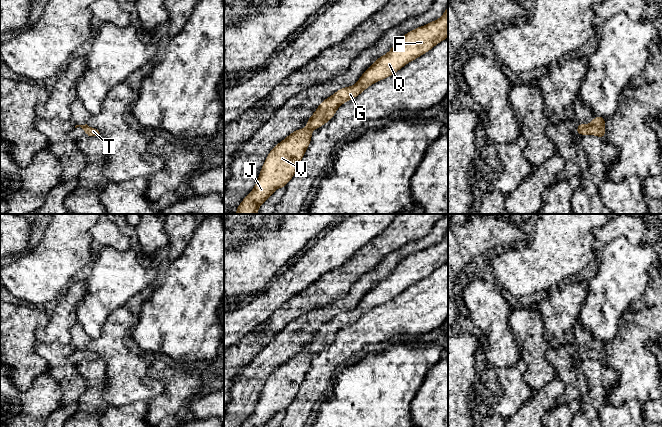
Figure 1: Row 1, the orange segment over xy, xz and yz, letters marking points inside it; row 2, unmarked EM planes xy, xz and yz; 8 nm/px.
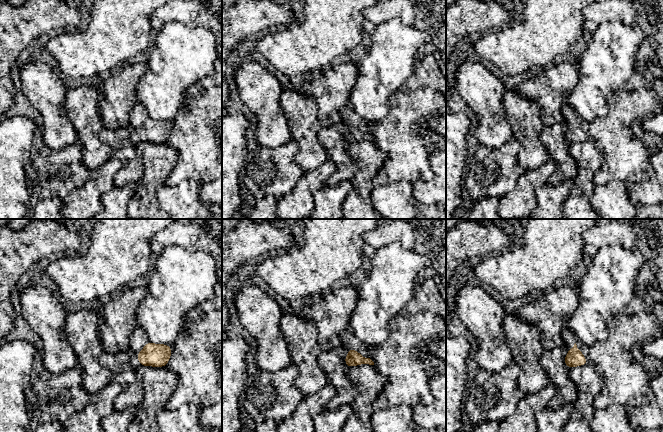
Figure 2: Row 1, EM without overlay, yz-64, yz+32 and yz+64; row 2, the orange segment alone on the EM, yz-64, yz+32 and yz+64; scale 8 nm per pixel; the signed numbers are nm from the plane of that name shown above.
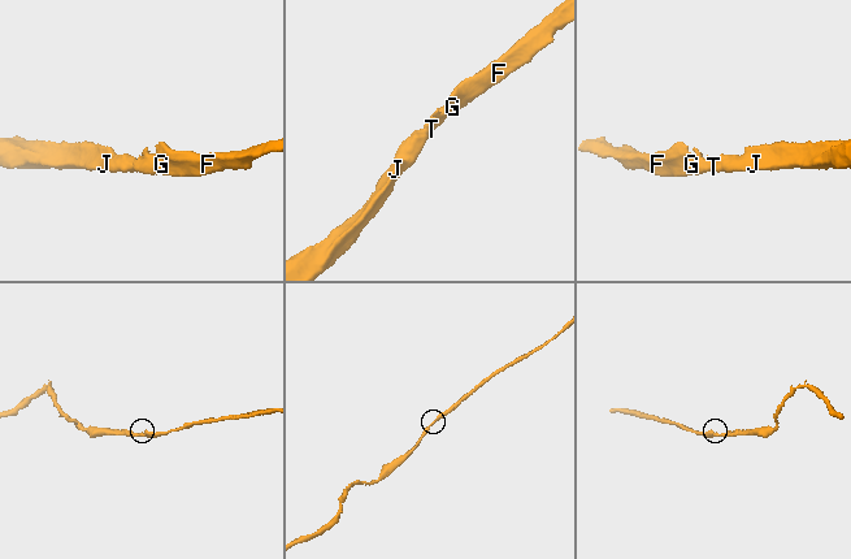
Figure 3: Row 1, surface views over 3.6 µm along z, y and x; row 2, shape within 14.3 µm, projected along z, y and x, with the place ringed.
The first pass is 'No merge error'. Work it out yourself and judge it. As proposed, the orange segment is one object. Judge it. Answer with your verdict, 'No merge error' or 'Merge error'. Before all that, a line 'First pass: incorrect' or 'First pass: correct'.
First pass: correct
No merge error

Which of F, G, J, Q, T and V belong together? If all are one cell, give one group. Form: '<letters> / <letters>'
F G J Q T V

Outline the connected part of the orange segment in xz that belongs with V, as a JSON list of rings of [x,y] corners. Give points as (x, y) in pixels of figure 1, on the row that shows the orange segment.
[[[448,6],[443,15],[429,24],[415,28],[404,36],[402,36],[390,51],[379,57],[374,63],[361,75],[357,83],[353,86],[348,86],[339,89],[332,96],[323,100],[312,116],[306,121],[305,129],[297,129],[284,140],[280,141],[267,155],[265,162],[259,173],[259,177],[253,190],[242,200],[238,205],[235,214],[257,214],[259,207],[268,201],[269,197],[278,188],[284,188],[287,183],[293,178],[297,172],[297,168],[308,149],[312,131],[322,127],[325,123],[330,121],[337,109],[346,101],[352,100],[359,96],[370,85],[388,78],[399,71],[402,67],[412,60],[416,60],[426,52],[430,51],[438,43],[448,37]]]

